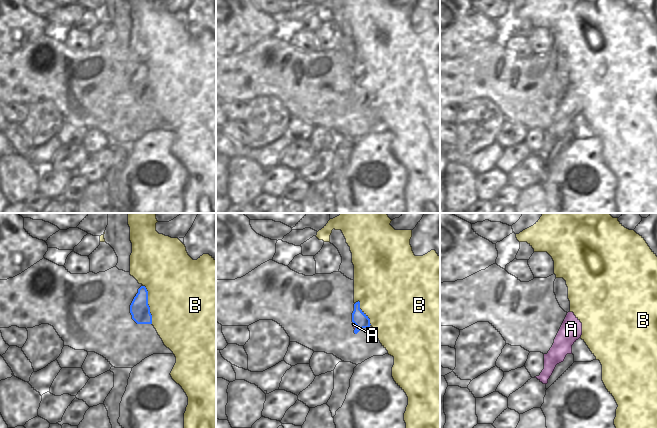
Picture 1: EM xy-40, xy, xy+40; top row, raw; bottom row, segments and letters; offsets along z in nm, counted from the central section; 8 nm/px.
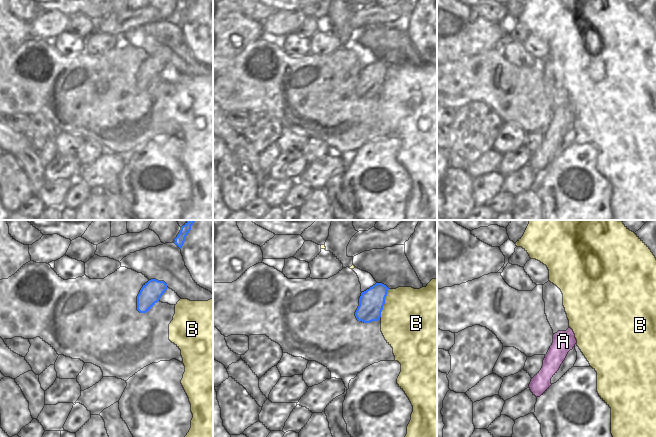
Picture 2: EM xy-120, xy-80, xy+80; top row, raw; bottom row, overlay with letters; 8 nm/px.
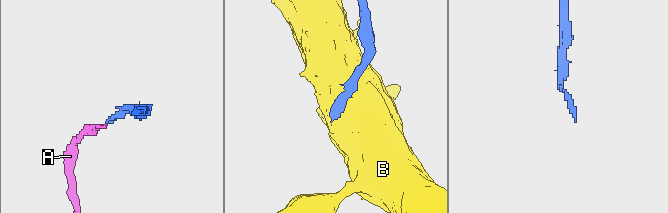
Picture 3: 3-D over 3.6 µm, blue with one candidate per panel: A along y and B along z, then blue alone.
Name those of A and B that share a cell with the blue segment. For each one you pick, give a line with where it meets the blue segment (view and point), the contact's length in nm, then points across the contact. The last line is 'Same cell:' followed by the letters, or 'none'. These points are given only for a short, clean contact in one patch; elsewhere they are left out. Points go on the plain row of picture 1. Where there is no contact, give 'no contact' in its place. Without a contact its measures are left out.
A: contact xy (355, 100); length 60 nm; way xy (360, 95), (355, 100), (353, 100)
Same cell: A

